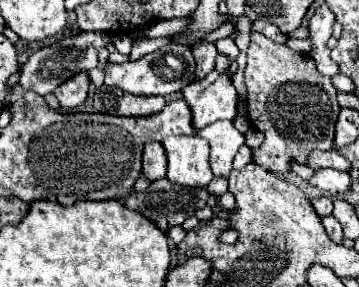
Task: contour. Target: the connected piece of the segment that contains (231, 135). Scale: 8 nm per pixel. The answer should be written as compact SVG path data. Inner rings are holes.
M216 121L200 129L200 137L210 143L210 169L214 177L228 177L232 171L232 159L244 143L244 135L232 125L232 121Z

